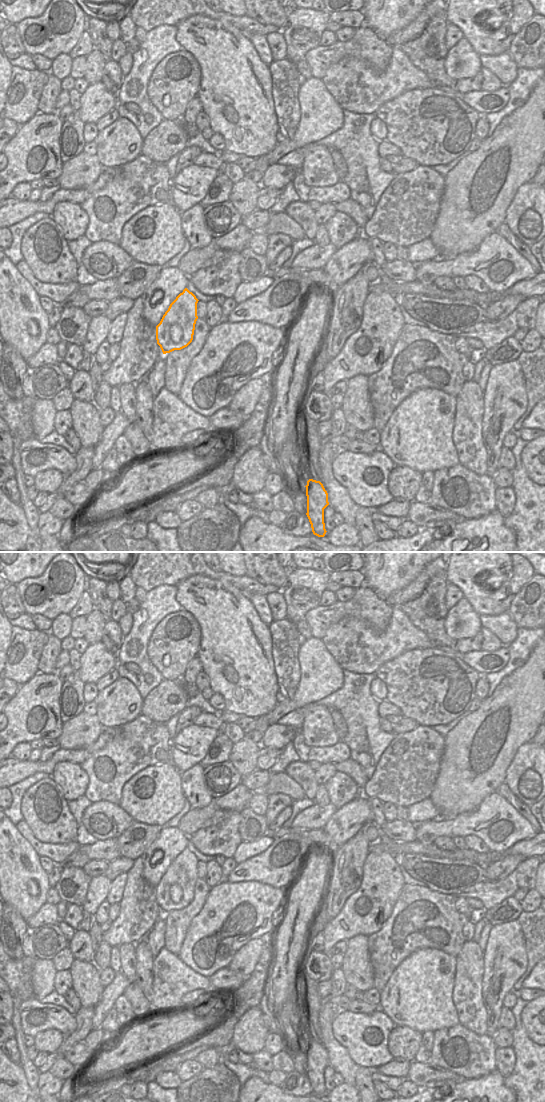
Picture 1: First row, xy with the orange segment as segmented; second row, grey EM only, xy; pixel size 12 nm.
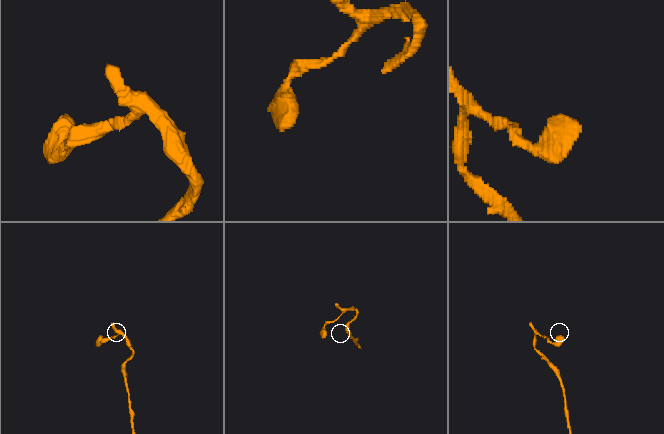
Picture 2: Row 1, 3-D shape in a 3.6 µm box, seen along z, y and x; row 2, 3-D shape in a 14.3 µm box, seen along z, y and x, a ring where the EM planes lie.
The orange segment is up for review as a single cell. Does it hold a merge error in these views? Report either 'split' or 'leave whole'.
split

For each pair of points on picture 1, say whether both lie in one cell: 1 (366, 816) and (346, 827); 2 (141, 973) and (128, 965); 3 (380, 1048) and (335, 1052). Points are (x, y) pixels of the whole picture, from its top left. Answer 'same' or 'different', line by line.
1: same
2: different
3: different

